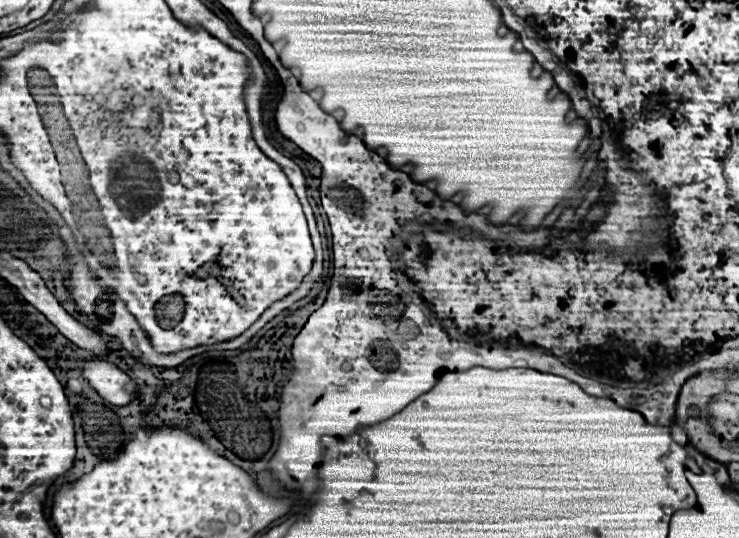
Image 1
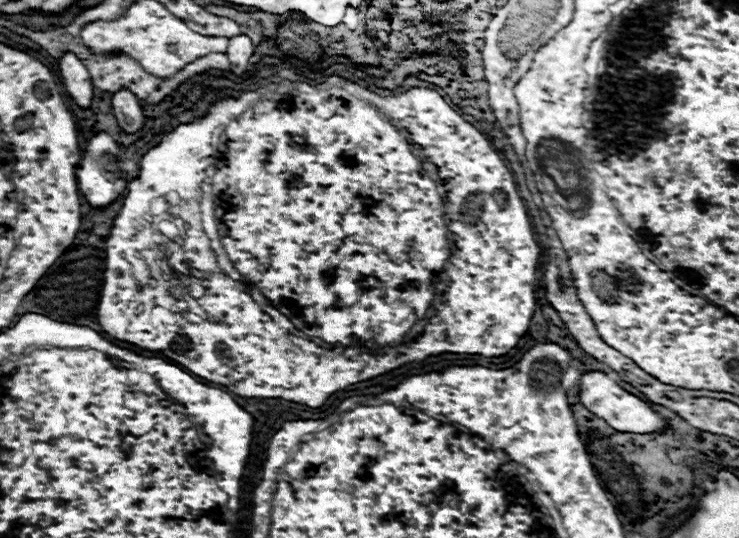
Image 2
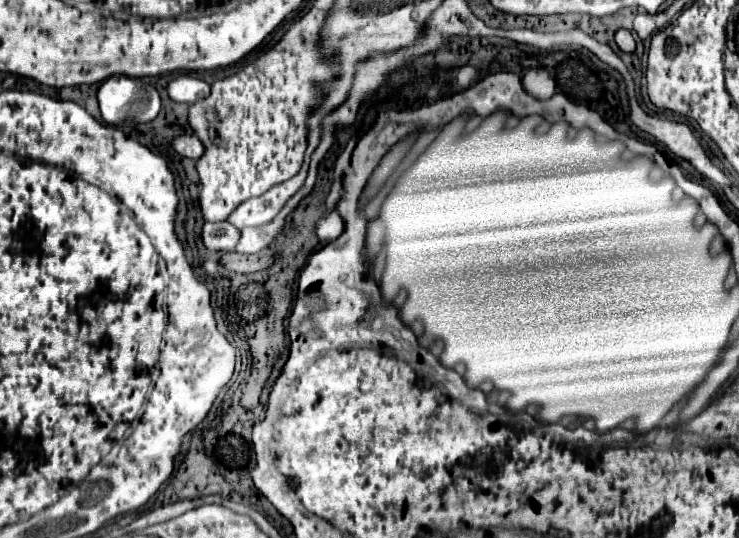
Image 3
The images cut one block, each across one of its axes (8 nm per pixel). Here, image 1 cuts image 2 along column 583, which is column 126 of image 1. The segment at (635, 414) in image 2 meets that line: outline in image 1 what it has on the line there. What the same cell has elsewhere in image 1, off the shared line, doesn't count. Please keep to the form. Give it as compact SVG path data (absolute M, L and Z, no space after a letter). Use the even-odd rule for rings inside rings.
M94 360L86 362L82 366L82 372L90 386L96 388L96 392L114 406L126 406L136 398L136 384L114 364Z

